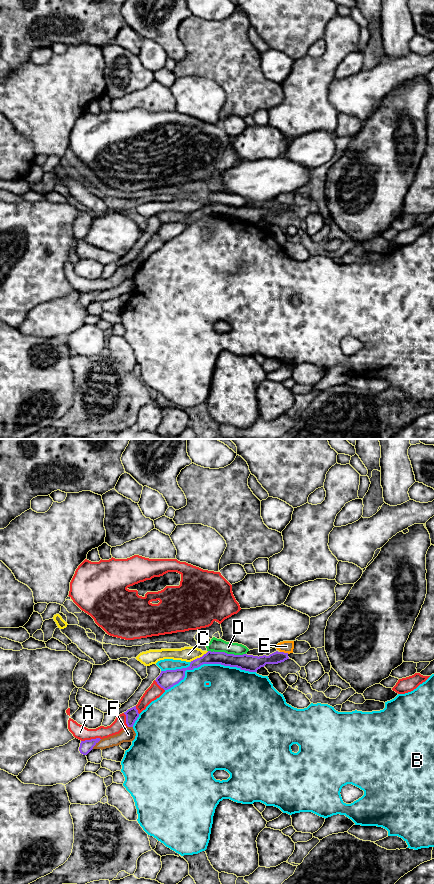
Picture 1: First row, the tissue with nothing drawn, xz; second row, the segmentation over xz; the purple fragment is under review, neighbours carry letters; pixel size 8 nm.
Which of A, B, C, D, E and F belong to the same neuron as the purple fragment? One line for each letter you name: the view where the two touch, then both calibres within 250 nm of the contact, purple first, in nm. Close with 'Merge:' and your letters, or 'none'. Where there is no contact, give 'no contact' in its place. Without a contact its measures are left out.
Merge: none

